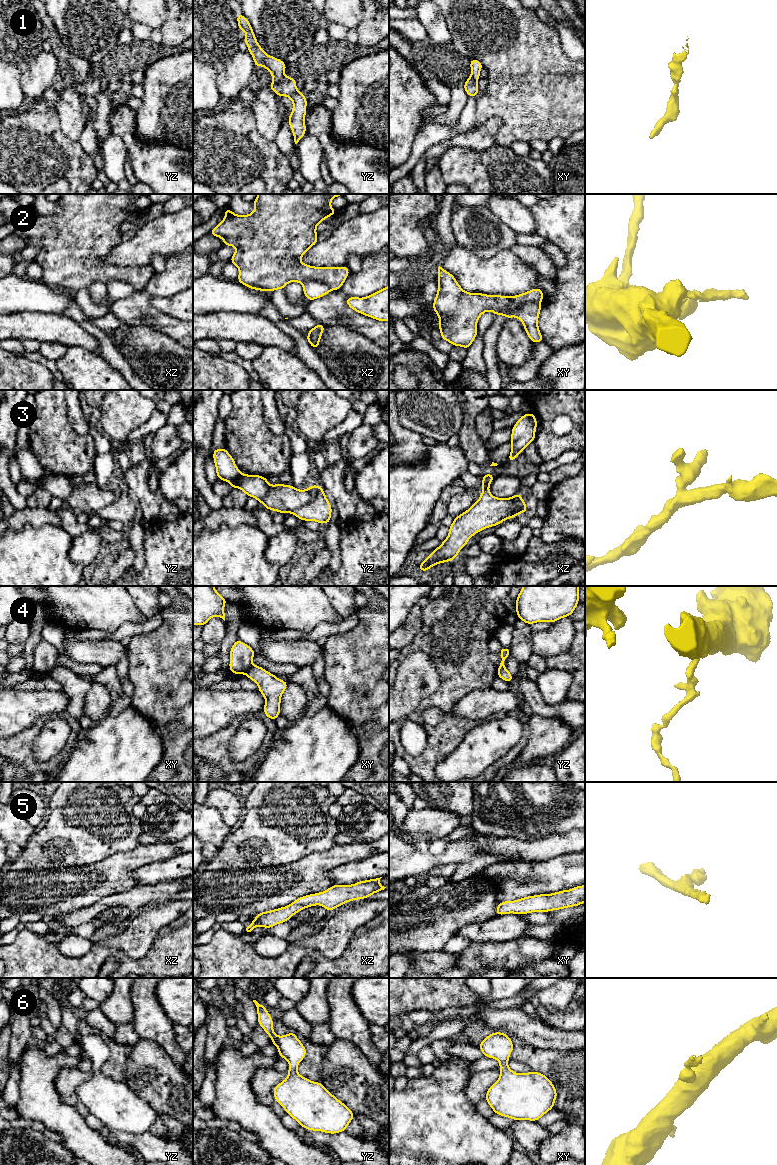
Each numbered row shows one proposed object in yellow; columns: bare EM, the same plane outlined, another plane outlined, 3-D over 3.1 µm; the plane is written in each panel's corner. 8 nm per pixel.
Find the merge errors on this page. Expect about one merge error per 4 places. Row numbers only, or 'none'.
2, 3, 4

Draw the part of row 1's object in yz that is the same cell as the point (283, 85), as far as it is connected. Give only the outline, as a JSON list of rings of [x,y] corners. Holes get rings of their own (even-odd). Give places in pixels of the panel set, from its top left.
[[[236,14],[236,17],[238,28],[246,33],[243,40],[254,59],[255,66],[259,67],[261,65],[272,74],[270,89],[279,97],[287,96],[293,102],[291,115],[287,119],[294,136],[294,142],[297,144],[306,134],[305,116],[307,99],[301,91],[297,90],[295,78],[284,75],[286,63],[266,54],[258,44],[248,19],[241,14]]]

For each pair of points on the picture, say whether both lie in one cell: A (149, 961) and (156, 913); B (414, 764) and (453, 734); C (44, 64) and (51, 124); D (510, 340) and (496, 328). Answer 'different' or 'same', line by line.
A: different
B: same
C: different
D: different

